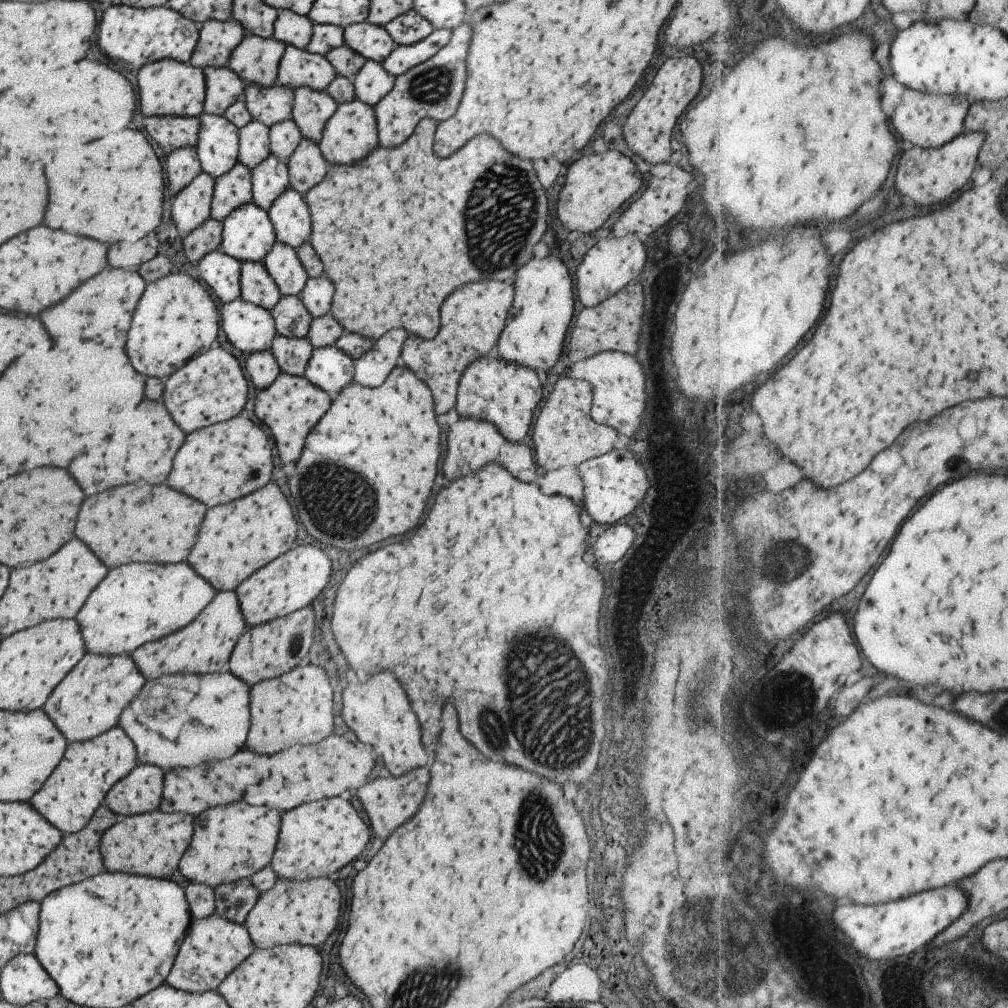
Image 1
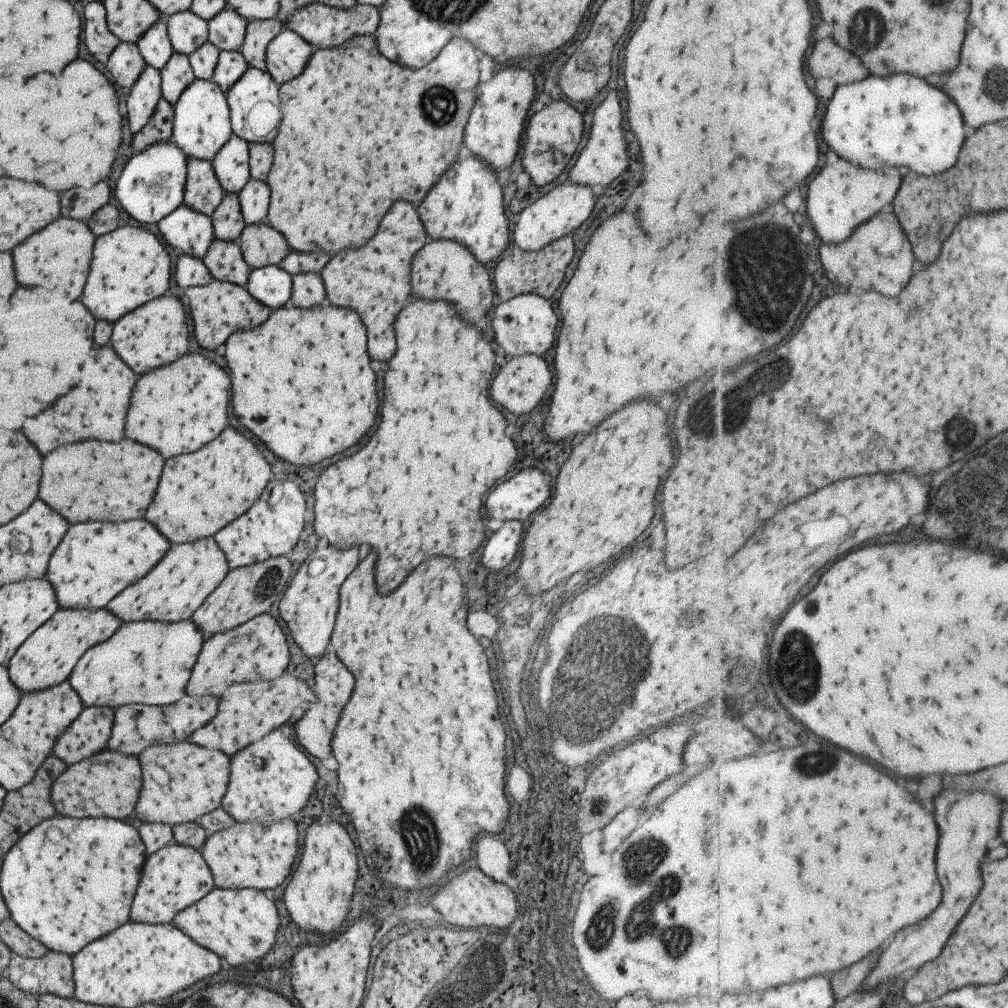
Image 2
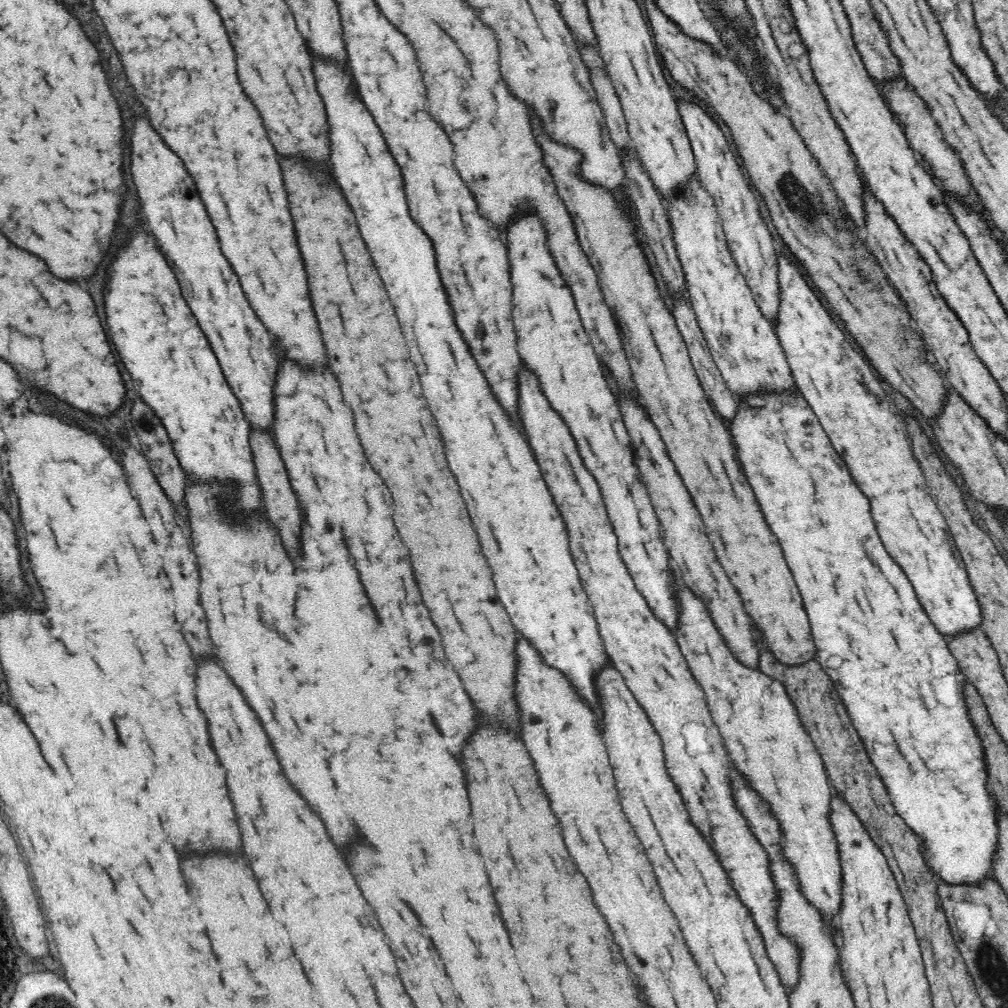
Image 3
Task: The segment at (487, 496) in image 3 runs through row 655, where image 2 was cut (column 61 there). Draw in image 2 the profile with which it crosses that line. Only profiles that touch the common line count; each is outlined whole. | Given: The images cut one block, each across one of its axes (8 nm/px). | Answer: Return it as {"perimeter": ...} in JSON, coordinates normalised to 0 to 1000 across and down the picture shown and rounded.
{"perimeter":[[[146,516],[70,520],[47,558],[45,573],[53,581],[61,603],[96,605],[118,585],[144,571],[144,567],[162,552],[166,542],[166,536]]]}

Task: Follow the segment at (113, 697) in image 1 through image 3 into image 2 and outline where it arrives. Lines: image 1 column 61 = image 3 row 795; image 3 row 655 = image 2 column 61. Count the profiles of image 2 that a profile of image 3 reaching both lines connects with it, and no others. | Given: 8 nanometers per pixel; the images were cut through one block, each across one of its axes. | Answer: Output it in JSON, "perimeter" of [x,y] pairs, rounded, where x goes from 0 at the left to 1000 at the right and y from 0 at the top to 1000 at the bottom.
{"perimeter":[[[59,603],[43,621],[40,621],[15,645],[7,659],[9,675],[21,688],[39,687],[66,675],[72,659],[82,647],[106,635],[116,623],[118,615],[106,605],[63,605]]]}

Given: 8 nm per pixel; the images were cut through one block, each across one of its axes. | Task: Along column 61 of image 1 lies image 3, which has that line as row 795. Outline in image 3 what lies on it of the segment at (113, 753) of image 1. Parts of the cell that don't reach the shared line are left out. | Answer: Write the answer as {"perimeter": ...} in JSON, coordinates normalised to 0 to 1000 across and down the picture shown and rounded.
{"perimeter":[[[671,571],[671,592],[675,596],[676,611],[673,621],[673,641],[687,671],[698,686],[703,707],[712,721],[726,762],[732,768],[736,768],[738,776],[761,800],[763,810],[770,814],[774,822],[773,845],[788,862],[794,887],[813,905],[813,913],[820,921],[820,927],[833,940],[836,931],[831,913],[835,901],[837,870],[835,870],[833,838],[829,832],[829,824],[823,816],[823,800],[827,784],[817,764],[813,746],[794,718],[792,707],[777,680],[771,675],[766,675],[764,671],[758,671],[753,664],[740,663],[730,655],[710,625],[710,620],[706,618],[699,599],[676,579],[673,571]]]}

